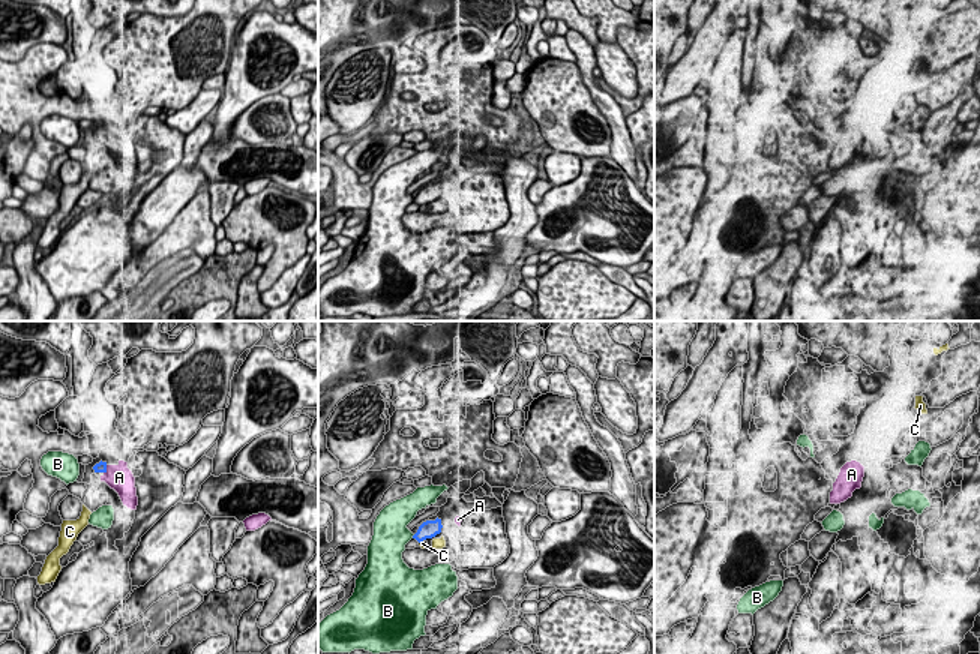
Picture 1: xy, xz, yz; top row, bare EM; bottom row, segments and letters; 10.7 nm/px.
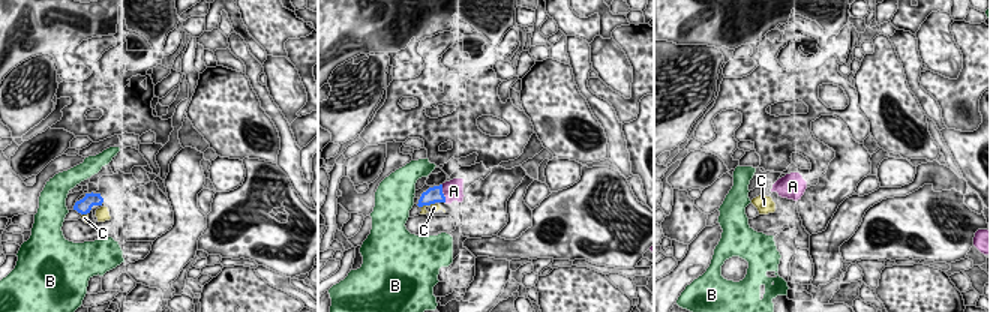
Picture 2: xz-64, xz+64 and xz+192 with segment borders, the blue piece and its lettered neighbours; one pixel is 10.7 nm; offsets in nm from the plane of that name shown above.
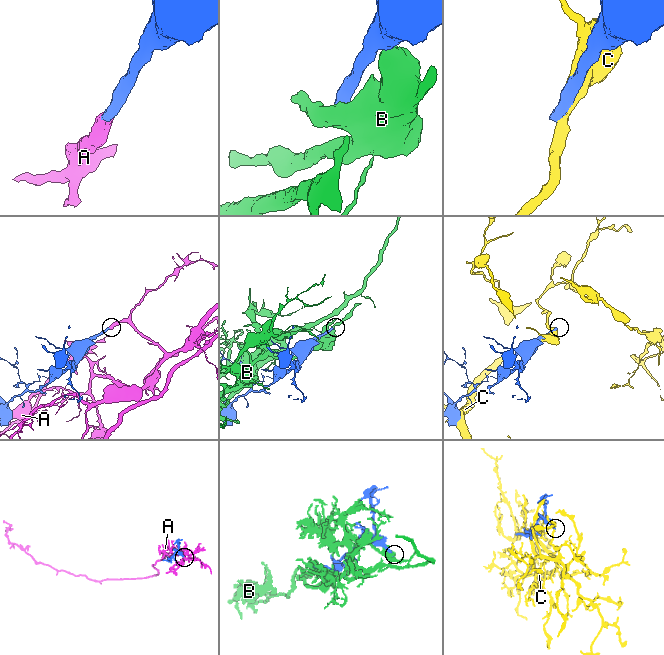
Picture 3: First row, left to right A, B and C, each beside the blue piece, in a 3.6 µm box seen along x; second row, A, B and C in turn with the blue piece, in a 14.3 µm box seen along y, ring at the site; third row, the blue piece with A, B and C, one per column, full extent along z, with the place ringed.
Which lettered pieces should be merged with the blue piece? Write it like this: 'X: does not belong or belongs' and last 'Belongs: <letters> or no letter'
A: belongs
B: does not belong
C: does not belong
Belongs: A

